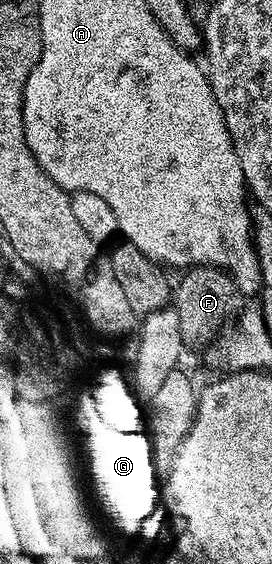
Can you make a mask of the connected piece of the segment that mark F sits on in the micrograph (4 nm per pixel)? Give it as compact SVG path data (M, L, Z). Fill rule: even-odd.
M209 265L193 266L185 269L181 274L184 275L181 276L180 283L177 281L174 286L174 308L178 312L178 332L182 332L185 347L204 348L239 315L246 298L241 294L238 284L227 270L219 270L218 267Z

